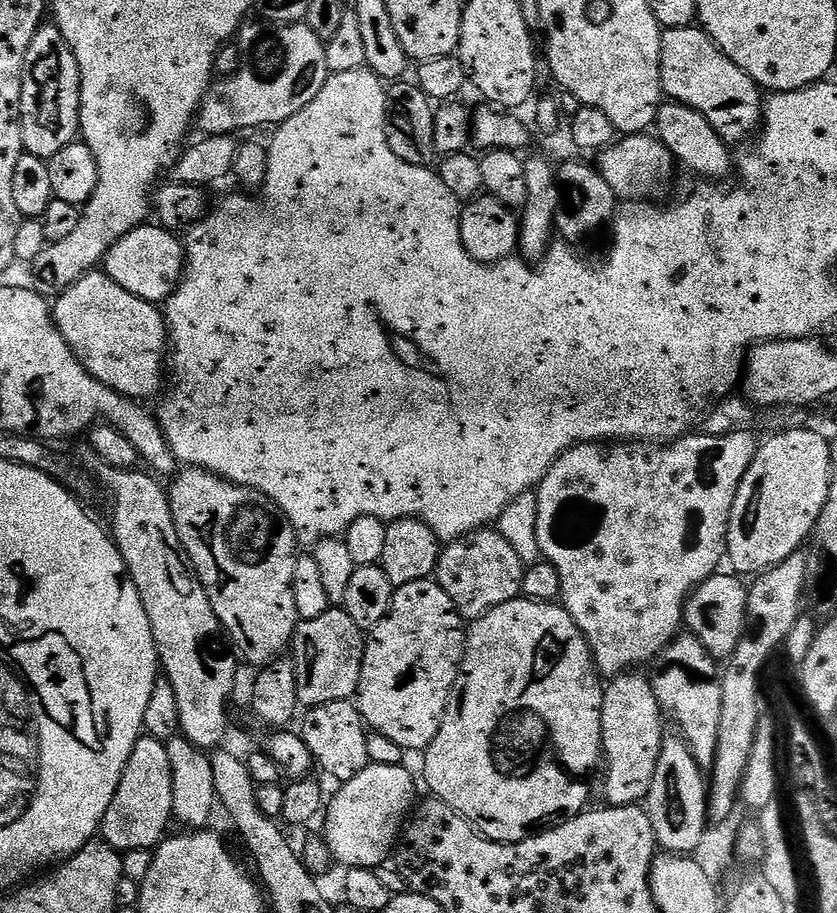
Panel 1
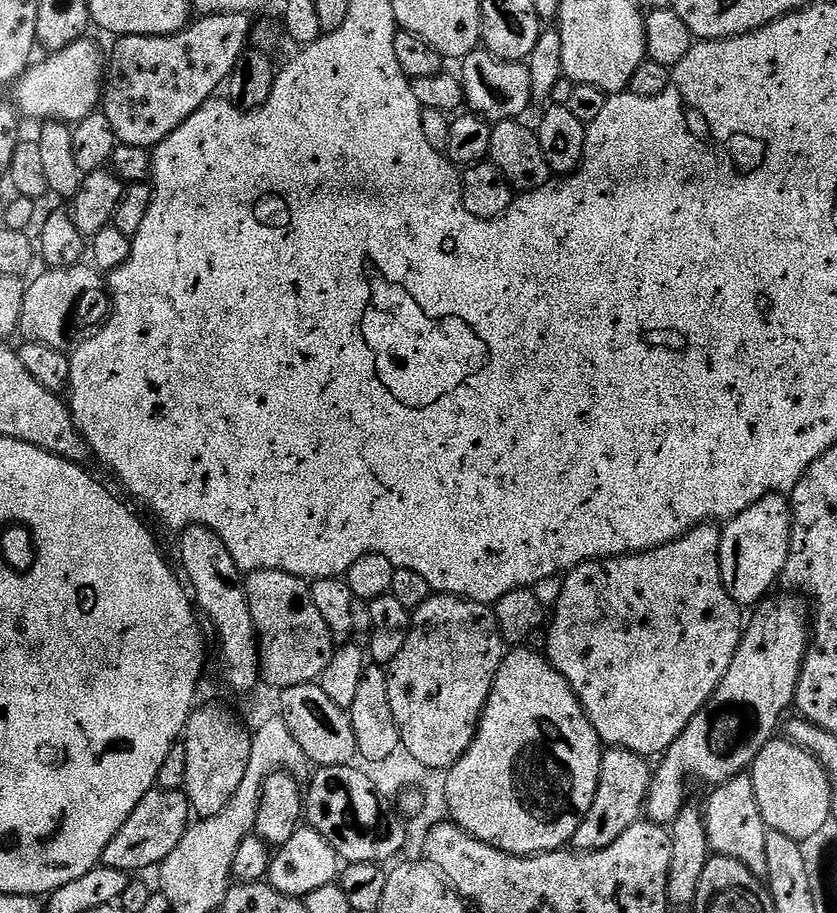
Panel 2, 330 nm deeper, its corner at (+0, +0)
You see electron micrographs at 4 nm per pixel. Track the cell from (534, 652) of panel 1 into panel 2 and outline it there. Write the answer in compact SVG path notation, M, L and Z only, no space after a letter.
M532 646L516 648L507 653L500 664L498 674L492 683L492 689L488 695L484 709L480 714L479 723L472 733L472 741L468 749L456 759L456 763L447 769L446 778L443 781L447 796L446 808L451 819L461 828L492 844L495 848L501 848L503 852L515 852L517 855L539 854L541 852L553 852L565 847L564 844L575 837L578 826L584 820L584 815L590 810L594 802L594 794L598 790L598 778L600 777L600 758L602 755L602 741L596 733L590 718L585 714L584 707L580 705L580 699L576 697L576 691L568 684L568 679L553 665L543 651Z

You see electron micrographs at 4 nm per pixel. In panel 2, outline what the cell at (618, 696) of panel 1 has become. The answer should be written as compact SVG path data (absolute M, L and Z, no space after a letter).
M612 746L601 755L598 790L594 794L594 802L584 815L574 837L577 849L591 850L605 848L637 820L641 819L648 799L648 787L652 781L653 765L647 764L645 757L629 748Z

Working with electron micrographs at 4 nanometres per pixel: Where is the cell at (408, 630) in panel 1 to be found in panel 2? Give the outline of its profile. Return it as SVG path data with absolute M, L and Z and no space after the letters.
M432 594L411 613L411 623L415 625L409 631L406 642L391 664L387 665L386 671L388 674L388 689L390 690L390 710L394 710L394 722L398 722L398 730L400 731L401 745L409 751L410 754L422 762L428 769L431 770L447 770L456 763L456 759L461 756L472 741L472 733L475 732L476 726L480 720L480 714L488 701L488 695L492 689L494 678L498 674L500 664L503 662L506 655L506 637L500 631L500 624L496 621L495 611L489 605L480 604L477 600L465 600L462 596L449 596L447 594Z

